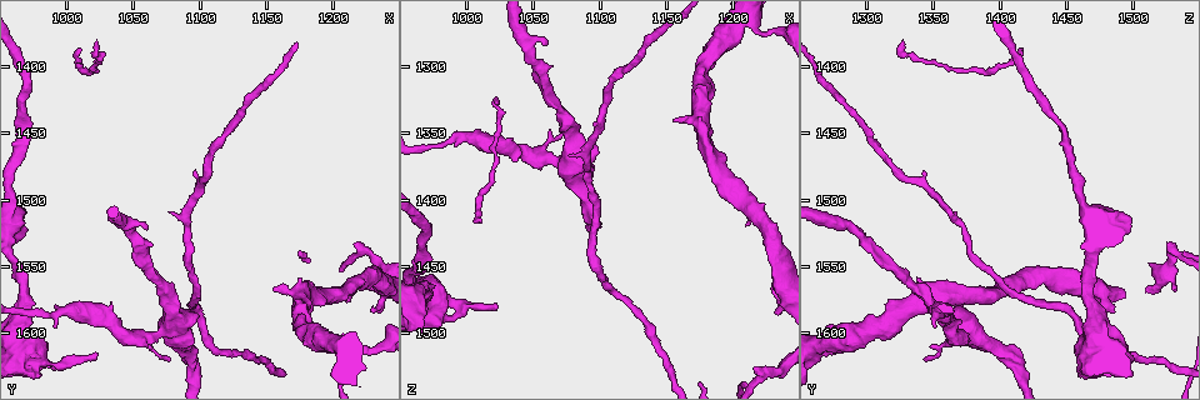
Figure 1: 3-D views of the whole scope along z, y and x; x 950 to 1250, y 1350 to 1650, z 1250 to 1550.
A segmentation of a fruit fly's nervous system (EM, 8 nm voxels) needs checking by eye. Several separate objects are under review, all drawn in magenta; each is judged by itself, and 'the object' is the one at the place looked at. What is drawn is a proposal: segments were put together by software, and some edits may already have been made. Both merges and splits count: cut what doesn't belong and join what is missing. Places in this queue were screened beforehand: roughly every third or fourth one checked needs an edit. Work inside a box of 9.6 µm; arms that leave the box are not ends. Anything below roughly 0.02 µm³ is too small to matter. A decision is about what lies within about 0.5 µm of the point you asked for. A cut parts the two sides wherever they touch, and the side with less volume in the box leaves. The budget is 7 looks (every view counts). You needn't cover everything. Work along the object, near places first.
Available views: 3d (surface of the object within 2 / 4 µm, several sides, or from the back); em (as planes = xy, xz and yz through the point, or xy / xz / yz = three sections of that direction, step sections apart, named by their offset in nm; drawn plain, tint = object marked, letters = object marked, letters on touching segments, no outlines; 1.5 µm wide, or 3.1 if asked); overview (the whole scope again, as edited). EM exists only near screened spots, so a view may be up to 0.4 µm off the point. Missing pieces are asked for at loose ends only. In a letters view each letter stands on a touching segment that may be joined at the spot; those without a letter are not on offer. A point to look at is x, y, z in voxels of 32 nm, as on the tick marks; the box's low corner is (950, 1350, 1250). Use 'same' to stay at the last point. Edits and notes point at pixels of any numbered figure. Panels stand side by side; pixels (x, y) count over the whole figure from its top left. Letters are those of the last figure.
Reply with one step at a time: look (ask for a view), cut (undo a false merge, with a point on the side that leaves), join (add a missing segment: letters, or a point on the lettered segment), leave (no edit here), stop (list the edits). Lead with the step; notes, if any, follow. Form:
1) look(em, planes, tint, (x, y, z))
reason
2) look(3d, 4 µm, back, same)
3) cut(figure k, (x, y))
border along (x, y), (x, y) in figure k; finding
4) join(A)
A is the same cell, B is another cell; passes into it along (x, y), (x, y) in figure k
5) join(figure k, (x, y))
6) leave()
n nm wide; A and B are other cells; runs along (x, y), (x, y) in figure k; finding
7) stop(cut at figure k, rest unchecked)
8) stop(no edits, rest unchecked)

look(em, yz, step 8, tint, (976, 1584, 1360))
narrows sharply

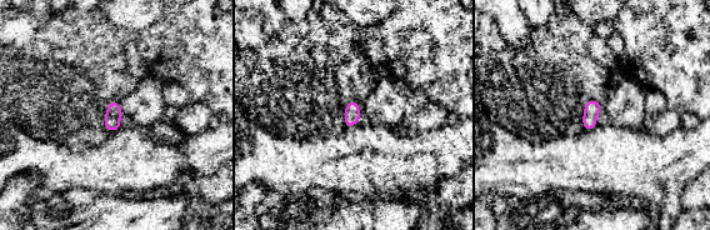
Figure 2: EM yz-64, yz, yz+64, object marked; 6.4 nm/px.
look(em, planes, letters, same)

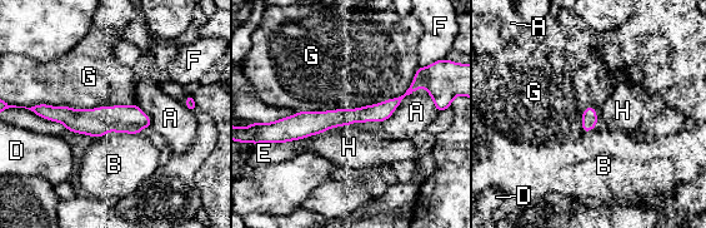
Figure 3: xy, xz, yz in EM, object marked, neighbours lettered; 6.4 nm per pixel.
leave()
100 nm wide; A, B, D, E, F, G and H are other cells; runs along (417, 84), (379, 113), (276, 124) in figure 3; all the same neuron

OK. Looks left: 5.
look(em, yz, step 8, letters, (1022, 1614, 1482))

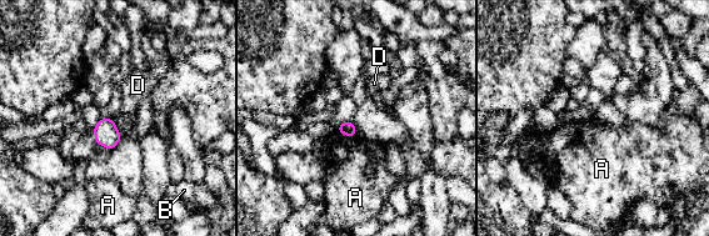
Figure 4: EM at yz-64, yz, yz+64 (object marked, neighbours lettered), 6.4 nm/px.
look(em, planes, letters, same)
another direction

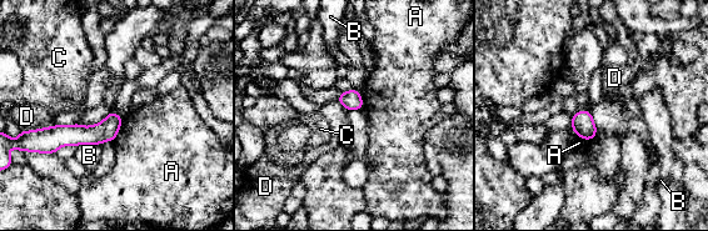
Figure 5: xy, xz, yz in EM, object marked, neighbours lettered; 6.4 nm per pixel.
leave()
D touches over 240 nm; A, B, C and D are other cells; border along (110, 111), (98, 122), (78, 124) in figure 5; none of them fits

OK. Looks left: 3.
look(3d, 4 µm, (1226, 1612, 1276))
abrupt turn

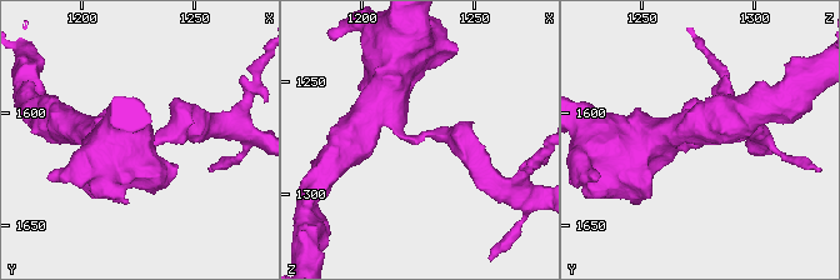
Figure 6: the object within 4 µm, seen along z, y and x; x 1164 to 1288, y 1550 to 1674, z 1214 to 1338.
look(em, yz, step 8, tint, (1226, 1613, 1276))

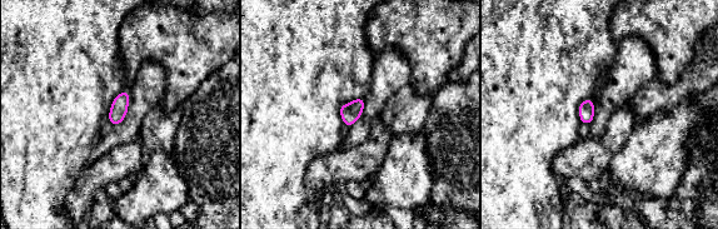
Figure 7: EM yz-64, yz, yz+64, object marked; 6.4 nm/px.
look(em, planes, letters, same)
another direction

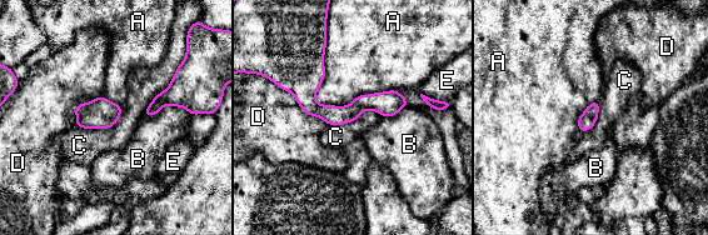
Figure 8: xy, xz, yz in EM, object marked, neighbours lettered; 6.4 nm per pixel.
leave()
110 nm wide; A, B, C, D and E are other cells; border along (121, 106), (108, 128), (74, 128) in figure 8; one neuron here

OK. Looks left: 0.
stop(no edits, rest unchecked)

